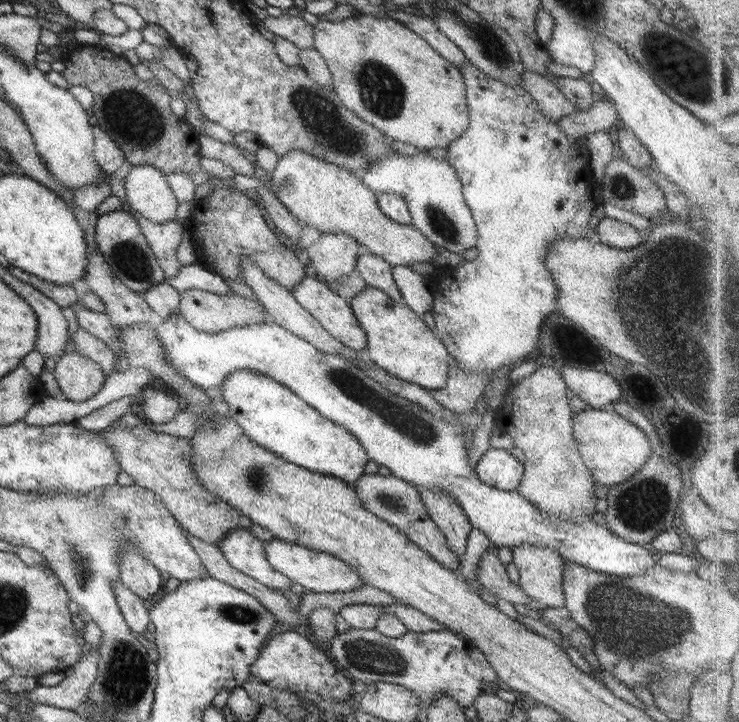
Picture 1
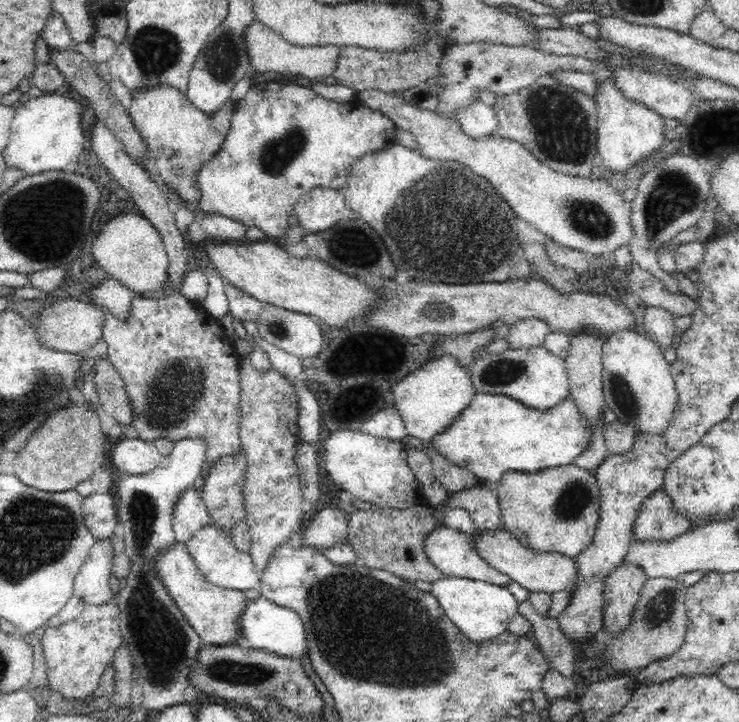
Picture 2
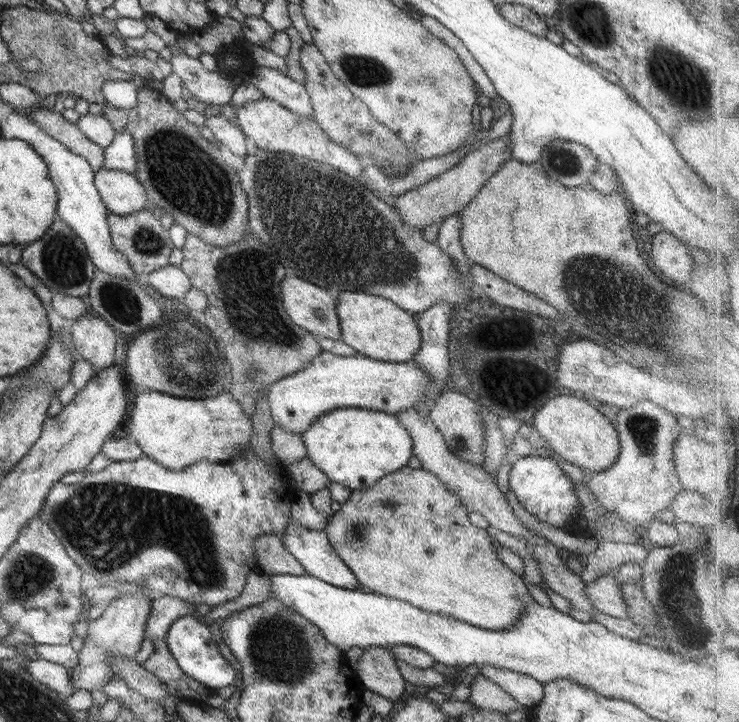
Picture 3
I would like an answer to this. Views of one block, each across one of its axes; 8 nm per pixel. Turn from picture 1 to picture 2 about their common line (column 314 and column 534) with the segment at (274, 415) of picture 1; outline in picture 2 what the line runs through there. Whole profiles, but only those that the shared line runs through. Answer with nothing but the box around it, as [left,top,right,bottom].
[427,392,588,487]

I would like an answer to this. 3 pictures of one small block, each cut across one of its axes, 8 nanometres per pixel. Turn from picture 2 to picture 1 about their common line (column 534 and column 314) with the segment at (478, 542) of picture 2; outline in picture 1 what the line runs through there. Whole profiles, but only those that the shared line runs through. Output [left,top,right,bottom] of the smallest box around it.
[263,538,364,593]

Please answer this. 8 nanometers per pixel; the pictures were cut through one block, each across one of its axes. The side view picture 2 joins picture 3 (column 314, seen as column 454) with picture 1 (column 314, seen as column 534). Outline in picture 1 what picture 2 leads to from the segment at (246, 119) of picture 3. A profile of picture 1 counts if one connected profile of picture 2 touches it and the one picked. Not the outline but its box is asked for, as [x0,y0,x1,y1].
[268,150,435,266]

